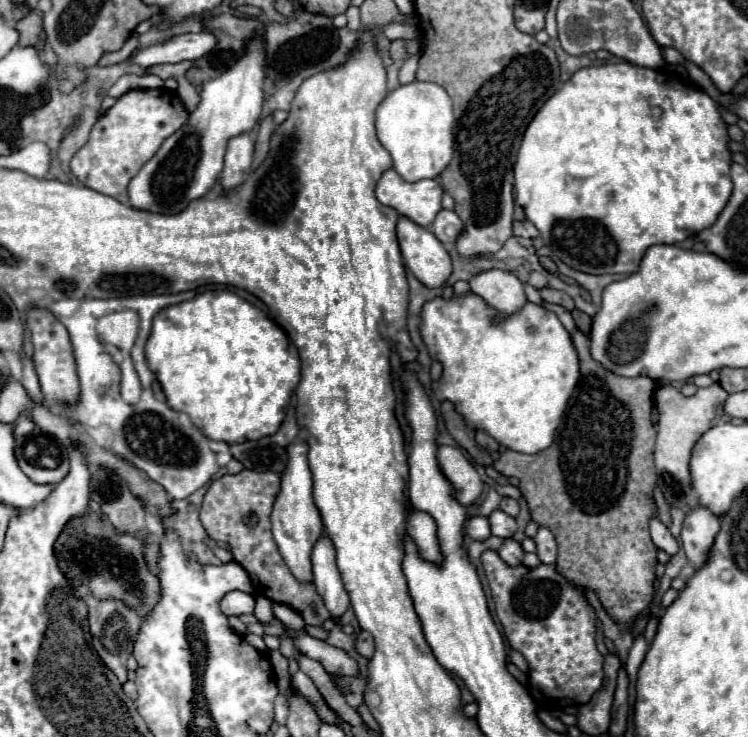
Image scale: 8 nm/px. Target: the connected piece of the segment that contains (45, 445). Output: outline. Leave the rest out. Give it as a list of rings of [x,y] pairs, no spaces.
[[[40,430],[16,438],[16,458],[22,472],[36,484],[58,484],[70,468],[68,450],[50,442]]]

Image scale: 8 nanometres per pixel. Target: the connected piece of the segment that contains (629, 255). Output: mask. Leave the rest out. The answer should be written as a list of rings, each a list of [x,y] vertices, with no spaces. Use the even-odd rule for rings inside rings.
[[[618,62],[618,64],[602,64],[602,66],[588,66],[578,70],[534,116],[534,120],[528,124],[518,158],[514,164],[514,190],[516,190],[516,202],[524,208],[526,218],[538,228],[540,238],[550,246],[554,256],[558,256],[566,266],[586,272],[586,274],[634,274],[640,266],[640,260],[644,252],[654,244],[676,244],[686,240],[690,234],[698,234],[714,224],[722,208],[726,206],[726,200],[732,192],[732,180],[730,180],[730,150],[728,150],[728,132],[726,124],[720,118],[720,112],[714,104],[714,100],[688,84],[682,84],[678,80],[670,80],[666,74],[642,68],[630,62]]]

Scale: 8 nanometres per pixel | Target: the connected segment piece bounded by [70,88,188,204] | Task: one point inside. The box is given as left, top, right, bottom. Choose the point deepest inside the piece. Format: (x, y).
(129, 134)

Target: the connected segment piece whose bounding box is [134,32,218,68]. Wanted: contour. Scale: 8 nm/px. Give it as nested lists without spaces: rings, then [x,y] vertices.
[[[210,32],[202,34],[182,34],[174,36],[164,44],[154,44],[150,48],[140,50],[134,56],[134,62],[140,66],[154,66],[166,62],[182,62],[182,60],[200,60],[218,44],[216,36]]]

